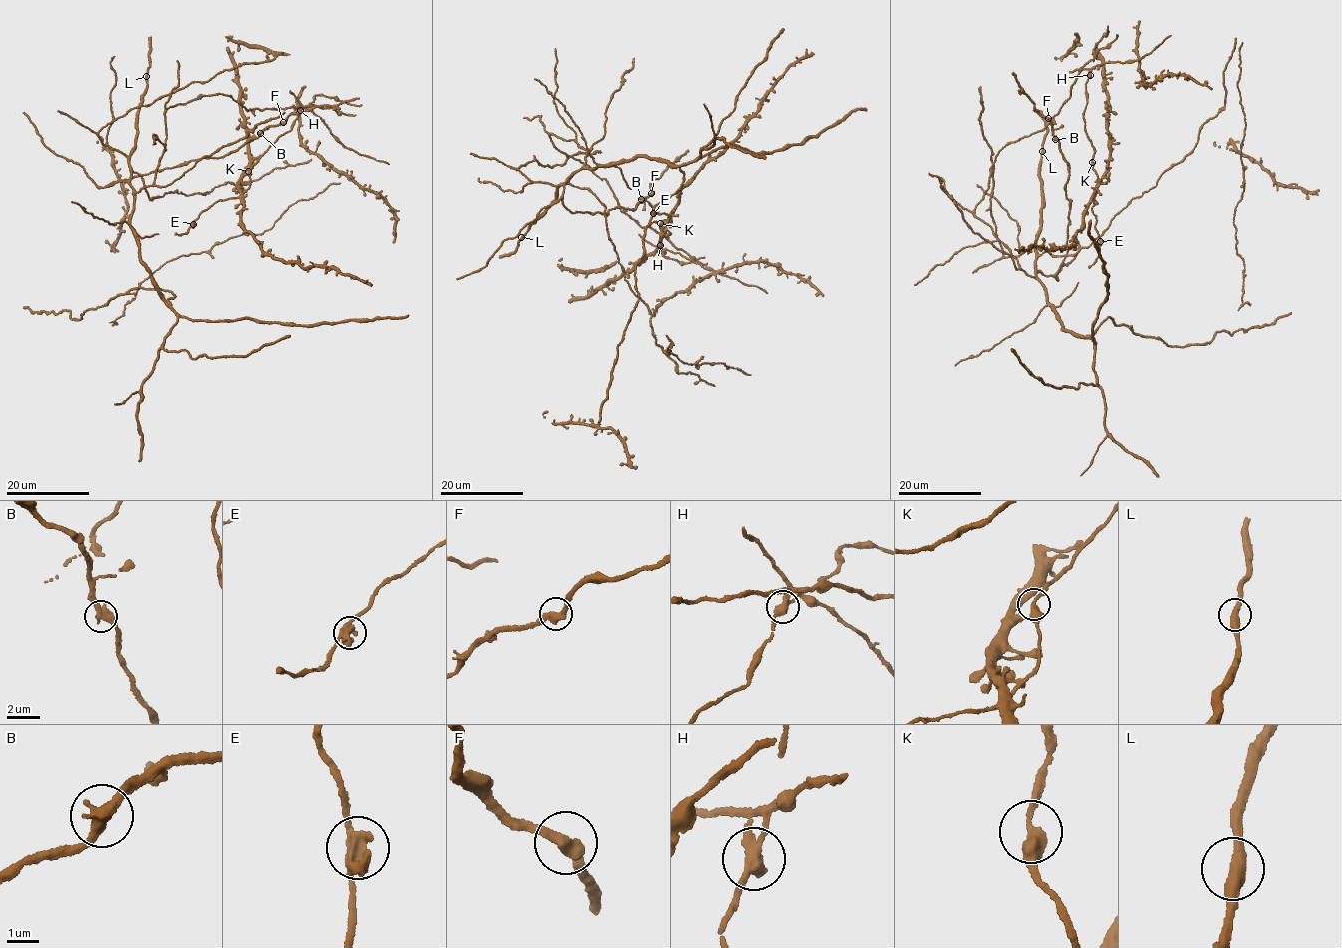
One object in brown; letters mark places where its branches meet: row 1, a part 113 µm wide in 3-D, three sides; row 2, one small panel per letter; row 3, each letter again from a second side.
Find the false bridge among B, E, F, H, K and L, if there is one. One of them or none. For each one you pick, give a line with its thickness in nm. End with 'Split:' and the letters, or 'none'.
H: calibre 400 nm
Split: H

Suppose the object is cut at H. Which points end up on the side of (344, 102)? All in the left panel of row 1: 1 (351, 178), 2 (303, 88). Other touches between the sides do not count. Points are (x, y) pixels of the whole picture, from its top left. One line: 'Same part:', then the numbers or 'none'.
Same part: 1, 2

